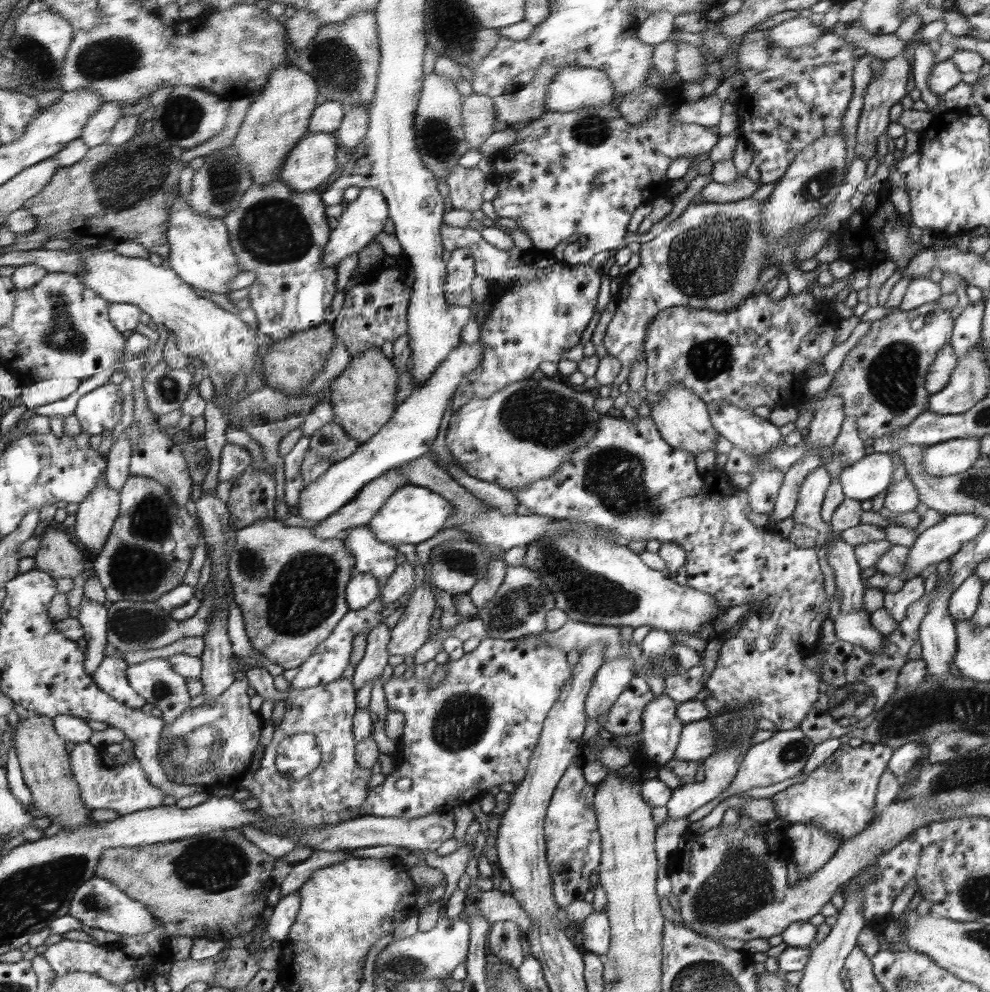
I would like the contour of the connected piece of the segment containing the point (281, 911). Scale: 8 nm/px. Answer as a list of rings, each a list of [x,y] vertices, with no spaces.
[[[299,890],[291,896],[282,897],[281,900],[273,906],[274,911],[267,921],[265,933],[273,941],[282,941],[289,934],[290,927],[293,926],[294,920],[300,908],[301,899]]]

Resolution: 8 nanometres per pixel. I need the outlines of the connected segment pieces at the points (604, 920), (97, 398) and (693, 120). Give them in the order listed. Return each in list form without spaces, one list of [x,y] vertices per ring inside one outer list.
[[[593,911],[584,921],[578,923],[577,934],[582,948],[600,956],[610,948],[610,926],[608,915],[604,911]]]
[[[105,383],[85,394],[74,412],[81,430],[91,435],[101,434],[104,430],[113,430],[123,413],[123,403],[120,394],[116,392],[118,384]]]
[[[716,94],[704,96],[694,103],[682,103],[677,108],[676,121],[695,125],[705,125],[711,129],[717,129],[723,123],[722,102]]]

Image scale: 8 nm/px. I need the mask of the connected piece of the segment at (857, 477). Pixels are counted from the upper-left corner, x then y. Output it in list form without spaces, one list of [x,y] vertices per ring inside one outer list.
[[[872,451],[848,468],[842,468],[838,481],[845,497],[856,500],[873,500],[892,482],[896,468],[895,456]]]

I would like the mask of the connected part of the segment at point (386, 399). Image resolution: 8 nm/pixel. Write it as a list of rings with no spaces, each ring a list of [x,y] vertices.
[[[374,346],[365,352],[354,353],[346,369],[330,383],[327,398],[333,409],[333,422],[342,426],[346,434],[365,443],[393,419],[394,392],[398,370],[382,348]]]

